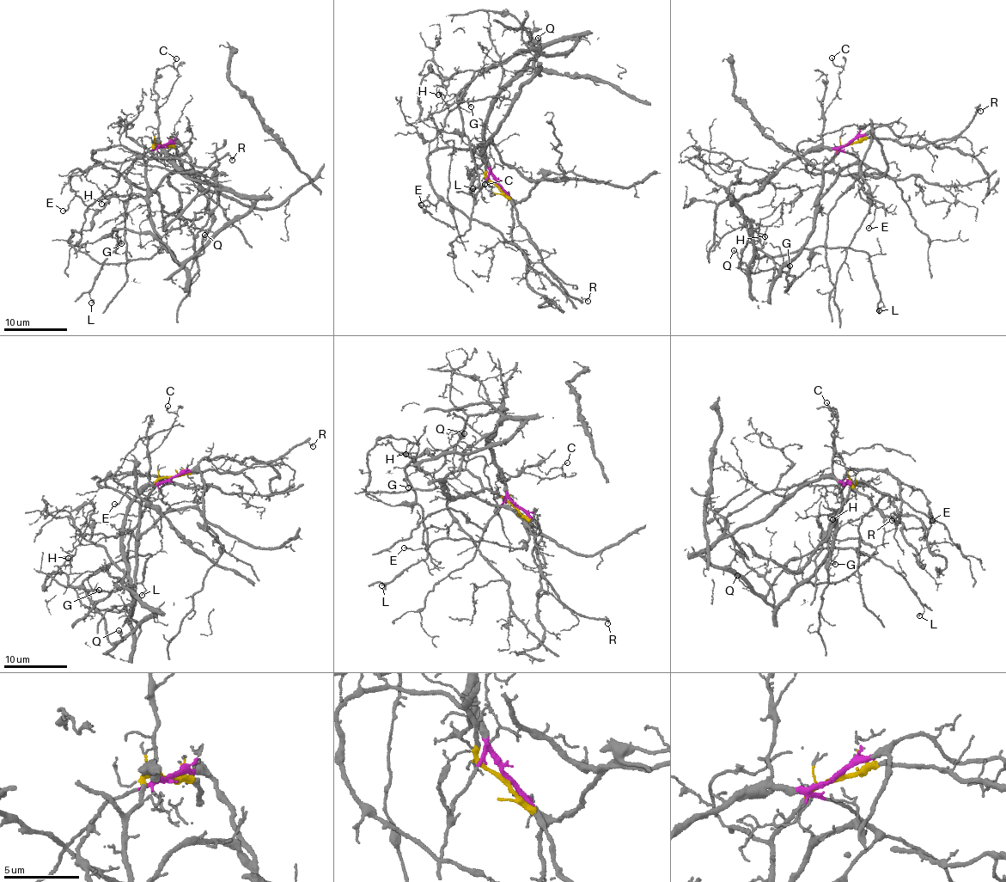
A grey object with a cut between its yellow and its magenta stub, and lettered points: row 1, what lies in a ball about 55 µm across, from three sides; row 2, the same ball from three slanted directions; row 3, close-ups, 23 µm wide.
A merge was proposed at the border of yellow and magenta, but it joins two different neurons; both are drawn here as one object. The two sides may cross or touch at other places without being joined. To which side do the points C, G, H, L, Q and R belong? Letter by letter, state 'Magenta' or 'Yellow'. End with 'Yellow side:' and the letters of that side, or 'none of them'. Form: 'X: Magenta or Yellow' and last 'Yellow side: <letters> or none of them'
C: Magenta
G: Magenta
H: Yellow
L: Magenta
Q: Magenta
R: Yellow
Yellow side: H, R

